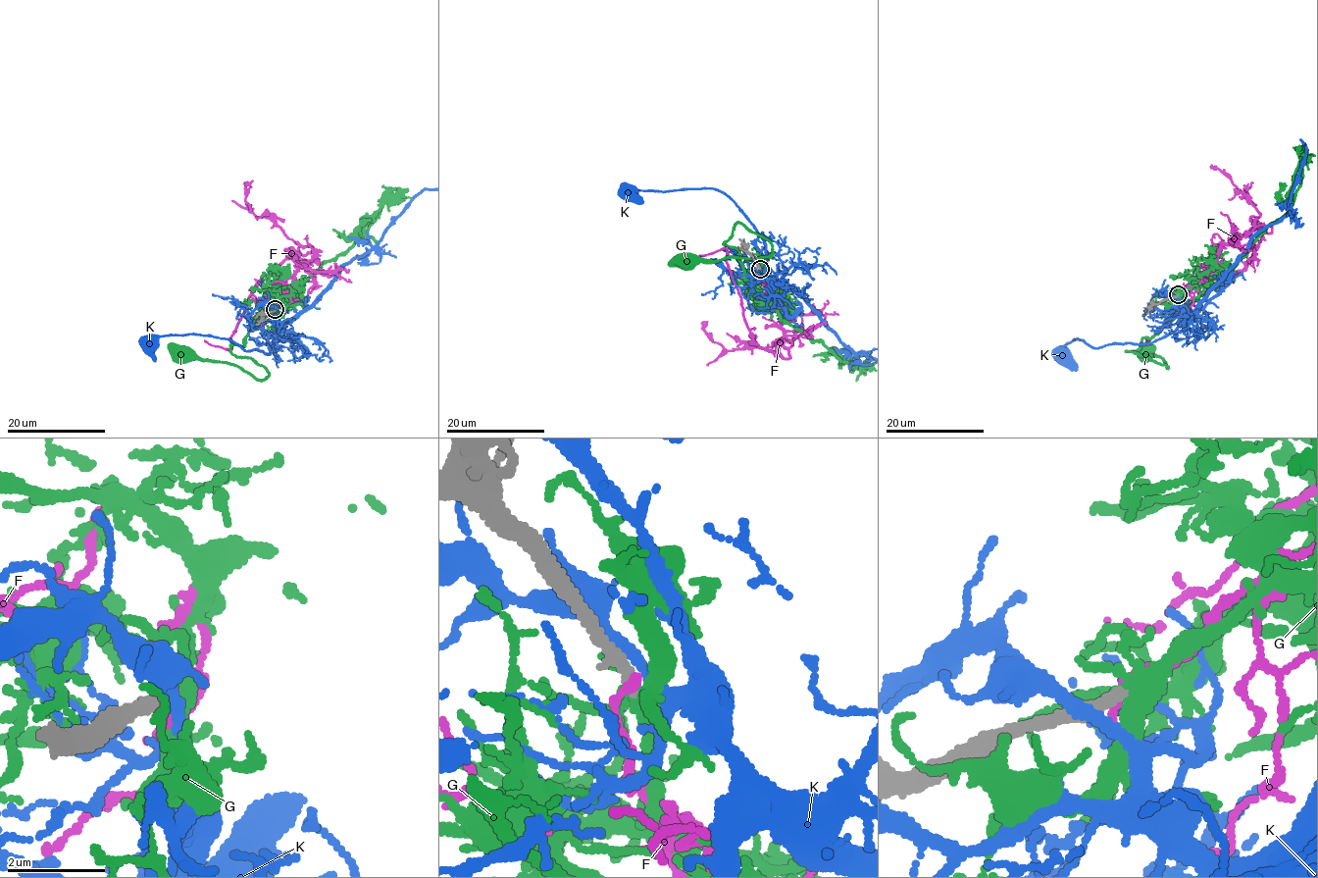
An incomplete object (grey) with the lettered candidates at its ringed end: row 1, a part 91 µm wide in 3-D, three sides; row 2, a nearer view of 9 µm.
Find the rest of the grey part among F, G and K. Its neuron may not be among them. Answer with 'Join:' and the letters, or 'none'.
Join: G

